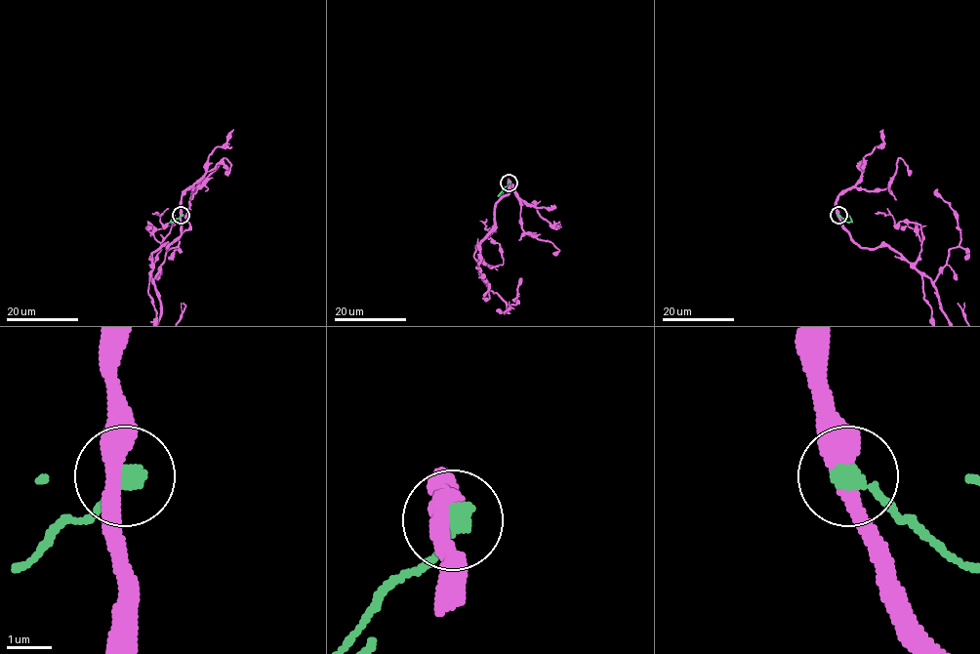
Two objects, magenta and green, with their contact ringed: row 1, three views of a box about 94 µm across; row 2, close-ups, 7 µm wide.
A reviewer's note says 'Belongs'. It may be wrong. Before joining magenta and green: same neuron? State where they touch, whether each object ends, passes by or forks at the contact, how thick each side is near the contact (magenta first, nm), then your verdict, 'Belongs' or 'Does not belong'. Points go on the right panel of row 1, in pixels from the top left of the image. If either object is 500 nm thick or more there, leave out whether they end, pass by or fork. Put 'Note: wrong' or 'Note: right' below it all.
Place: (838, 215). At the ring magenta passes by. At the ring green ends. Thickness 420 nm (magenta) against 400 nm. Does not belong
Note: wrong

